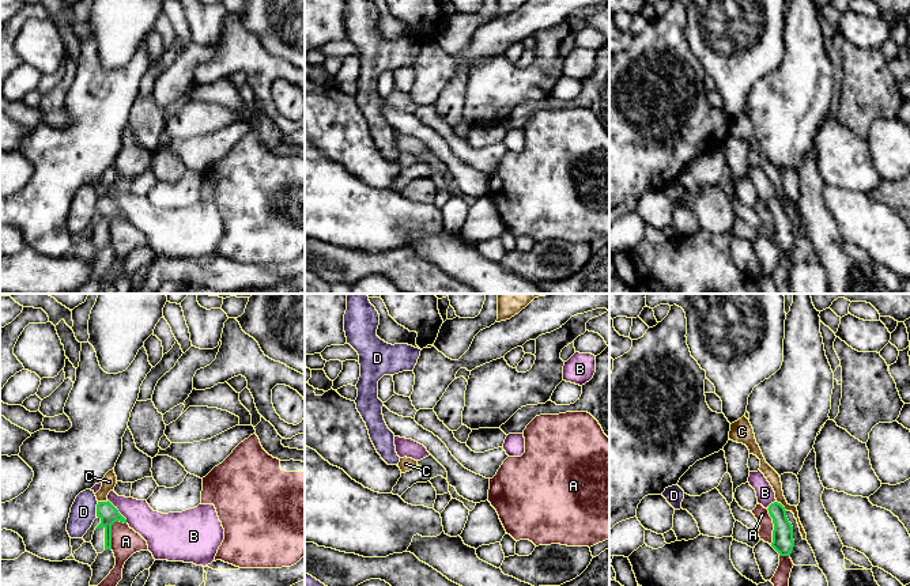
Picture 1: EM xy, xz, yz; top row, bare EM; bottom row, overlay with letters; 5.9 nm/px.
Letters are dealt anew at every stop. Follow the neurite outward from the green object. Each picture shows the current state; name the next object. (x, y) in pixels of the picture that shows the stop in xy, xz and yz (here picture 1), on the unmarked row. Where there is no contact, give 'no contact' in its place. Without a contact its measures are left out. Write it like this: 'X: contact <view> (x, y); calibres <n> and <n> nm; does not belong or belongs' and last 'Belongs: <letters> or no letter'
A: contact xy (110, 226); calibres 110 and 170 nm; does not belong
B: contact xy (117, 207); calibres 110 and 190 nm; does not belong
C: contact yz (782, 201); calibres 130 and 80 nm; does not belong
D: contact xy (97, 204); calibres 110 and 160 nm; does not belong
Belongs: no letter

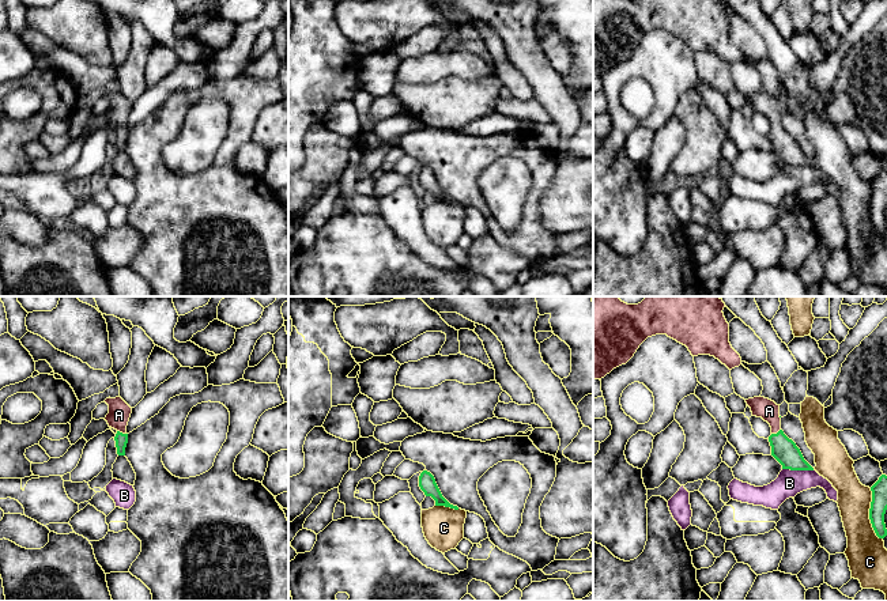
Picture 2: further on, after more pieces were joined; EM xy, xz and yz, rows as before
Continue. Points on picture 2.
A: contact xy (121, 128); calibres 80 and 130 nm; belongs
B: contact yz (799, 165); calibres 150 and 160 nm; does not belong
C: contact yz (869, 210); calibres 100 and 220 nm; does not belong
Belongs: A

